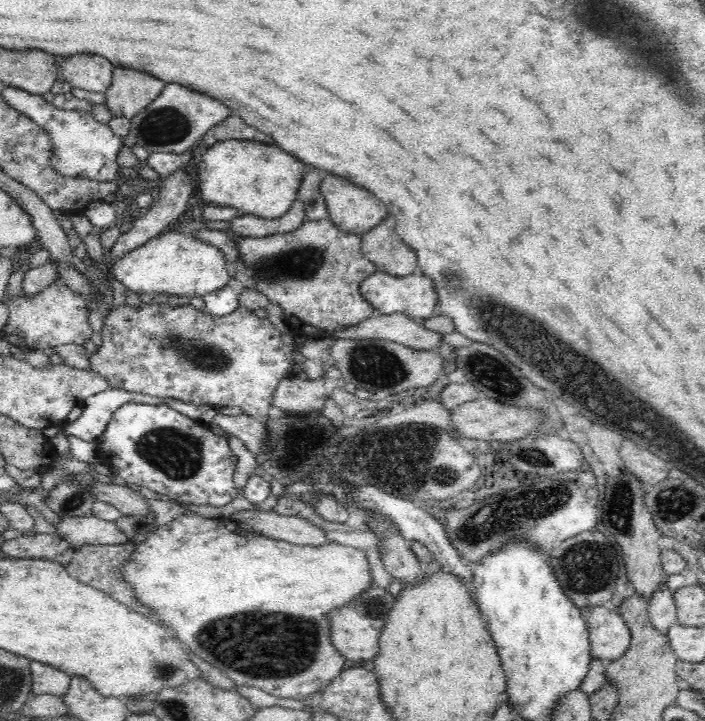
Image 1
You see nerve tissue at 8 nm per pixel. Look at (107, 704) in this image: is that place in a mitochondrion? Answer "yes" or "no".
no

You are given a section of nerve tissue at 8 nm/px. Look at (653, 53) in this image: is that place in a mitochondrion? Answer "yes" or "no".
yes

